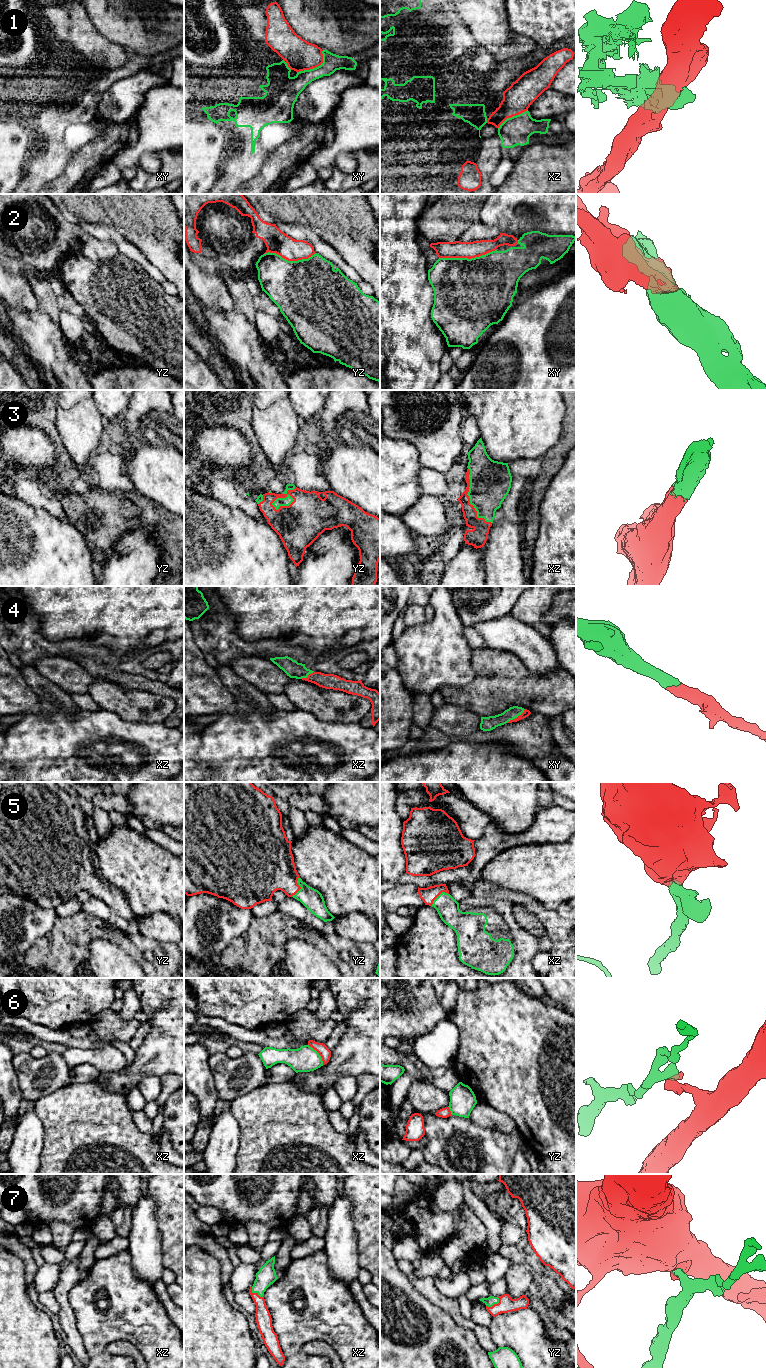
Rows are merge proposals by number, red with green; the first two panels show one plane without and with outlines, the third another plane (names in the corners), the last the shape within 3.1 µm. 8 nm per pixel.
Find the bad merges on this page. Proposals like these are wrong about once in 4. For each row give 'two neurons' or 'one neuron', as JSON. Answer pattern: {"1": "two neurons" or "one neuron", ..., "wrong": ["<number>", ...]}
{"1": "two neurons", "2": "two neurons", "3": "one neuron", "4": "one neuron", "5": "one neuron", "6": "two neurons", "7": "one neuron", "wrong": ["1", "2", "6"]}

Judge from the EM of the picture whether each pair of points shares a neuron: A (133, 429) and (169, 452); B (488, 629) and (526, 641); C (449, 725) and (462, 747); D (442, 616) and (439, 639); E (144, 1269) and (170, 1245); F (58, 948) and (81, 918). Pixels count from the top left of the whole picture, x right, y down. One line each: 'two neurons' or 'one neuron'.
A: two neurons
B: one neuron
C: two neurons
D: one neuron
E: two neurons
F: one neuron

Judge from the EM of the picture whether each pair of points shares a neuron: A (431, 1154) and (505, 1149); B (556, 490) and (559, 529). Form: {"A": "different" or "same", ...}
{"A": "same", "B": "same"}

